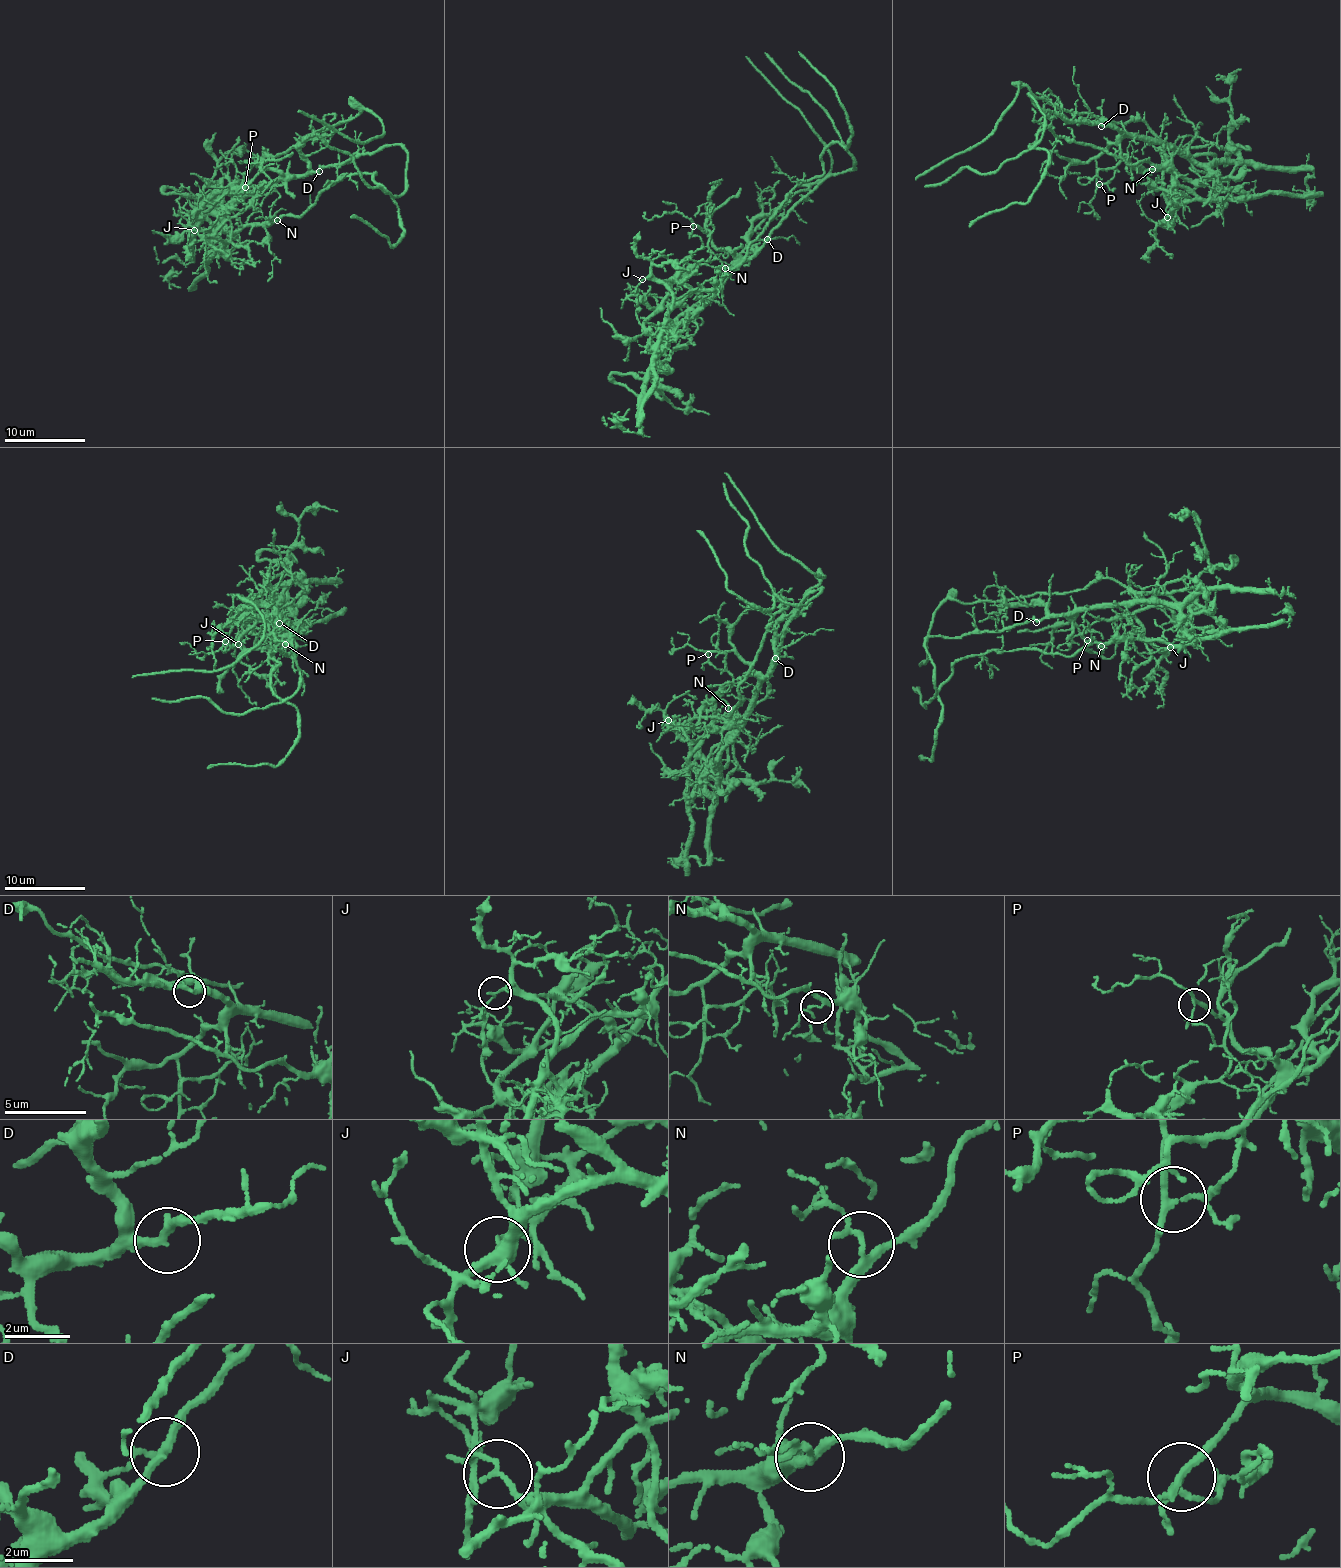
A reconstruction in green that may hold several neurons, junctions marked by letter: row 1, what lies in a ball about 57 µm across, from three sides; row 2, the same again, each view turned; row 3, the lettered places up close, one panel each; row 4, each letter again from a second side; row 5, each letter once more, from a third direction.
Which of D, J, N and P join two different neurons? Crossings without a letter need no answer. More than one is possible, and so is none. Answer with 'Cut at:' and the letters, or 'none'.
Cut at: J, P

